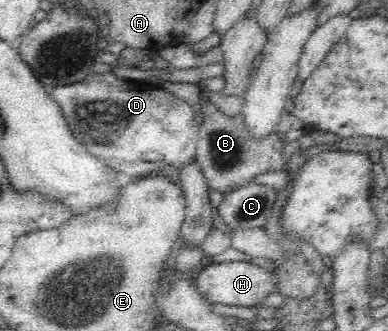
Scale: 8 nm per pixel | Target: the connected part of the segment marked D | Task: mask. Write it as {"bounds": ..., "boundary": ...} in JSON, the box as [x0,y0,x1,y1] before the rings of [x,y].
{"bounds":[50,72,198,181],"boundary":[[[112,72],[90,74],[82,81],[50,90],[53,100],[61,106],[73,136],[89,153],[119,171],[128,181],[160,175],[167,166],[181,169],[196,157],[198,125],[189,103],[159,86],[141,81],[118,79]]]}

